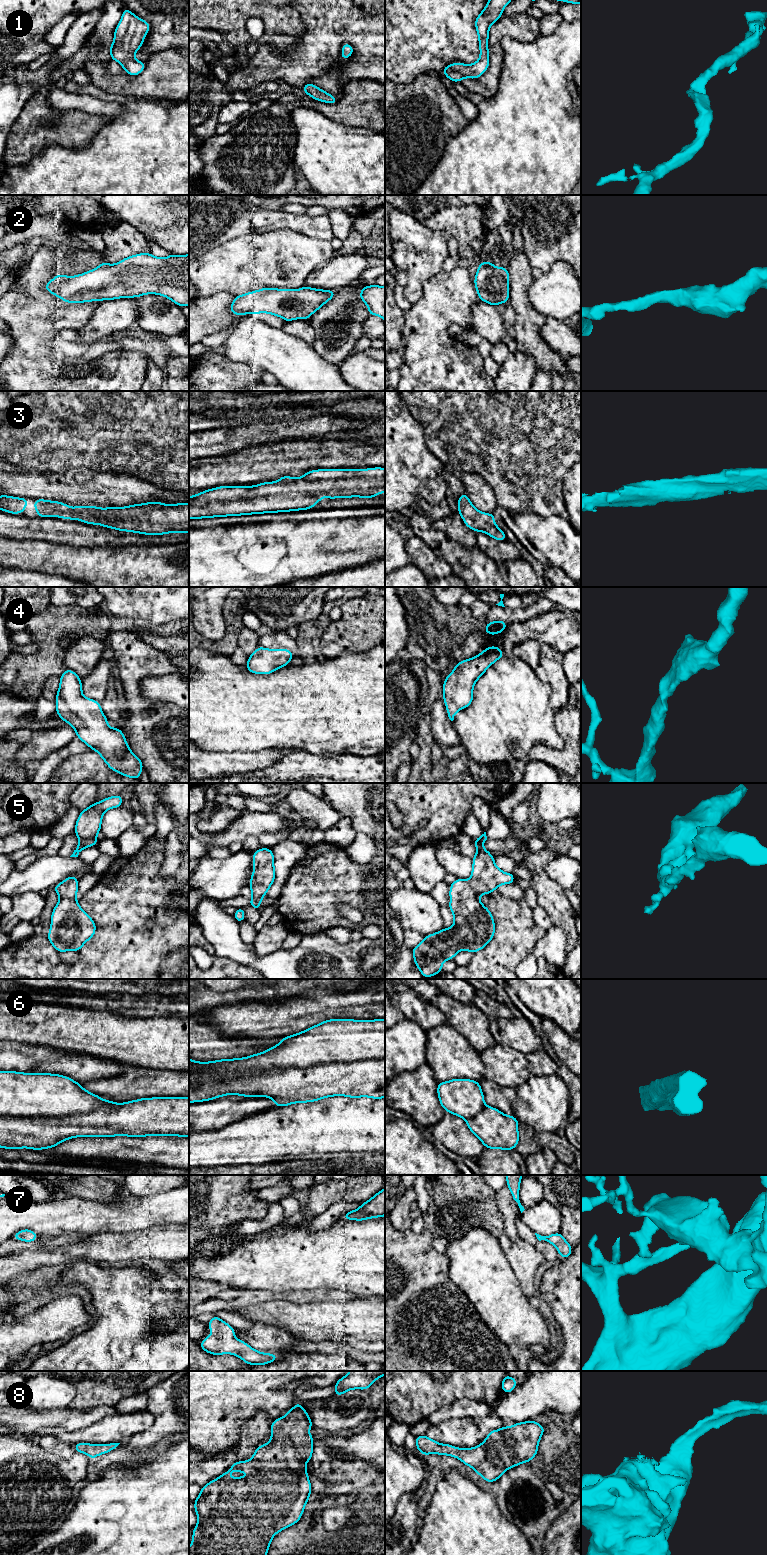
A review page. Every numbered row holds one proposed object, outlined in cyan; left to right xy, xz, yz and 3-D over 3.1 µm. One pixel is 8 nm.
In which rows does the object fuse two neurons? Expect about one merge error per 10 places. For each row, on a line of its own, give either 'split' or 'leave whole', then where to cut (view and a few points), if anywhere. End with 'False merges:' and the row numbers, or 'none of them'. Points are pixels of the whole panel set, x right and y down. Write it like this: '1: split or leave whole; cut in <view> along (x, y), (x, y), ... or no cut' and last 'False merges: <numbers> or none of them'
1: leave whole; no cut
2: leave whole; no cut
3: leave whole; no cut
4: leave whole; no cut
5: leave whole; no cut
6: split; cut in xz along (384, 1057), (222, 1077), (203, 1074), (193, 1080), (189, 1076)
7: leave whole; no cut
8: leave whole; no cut
False merges: 6

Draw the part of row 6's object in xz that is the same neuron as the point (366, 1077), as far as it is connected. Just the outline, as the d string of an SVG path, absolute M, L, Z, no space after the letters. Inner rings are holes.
M385 1058L330 1062L308 1068L284 1068L261 1074L242 1074L223 1078L205 1074L194 1081L189 1076L189 1103L209 1101L224 1095L269 1097L275 1101L273 1106L277 1107L314 1102L332 1096L385 1098Z

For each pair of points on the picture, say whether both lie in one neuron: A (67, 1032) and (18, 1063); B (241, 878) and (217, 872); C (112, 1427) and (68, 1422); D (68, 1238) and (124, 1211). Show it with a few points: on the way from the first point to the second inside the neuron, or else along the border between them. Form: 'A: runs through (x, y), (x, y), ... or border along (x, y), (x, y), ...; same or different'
A: border along (23, 1042), (51, 1045), (69, 1051); different
B: runs through (235, 877), (223, 877); same
C: border along (112, 1415), (108, 1415), (87, 1426), (67, 1430); different
D: border along (87, 1235), (60, 1233), (56, 1236); different

